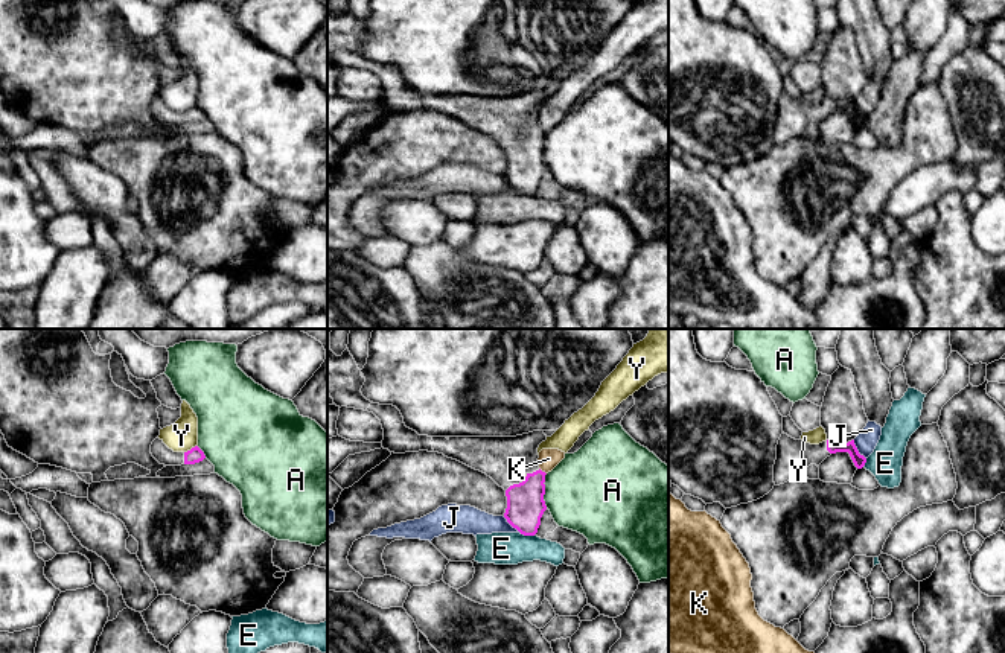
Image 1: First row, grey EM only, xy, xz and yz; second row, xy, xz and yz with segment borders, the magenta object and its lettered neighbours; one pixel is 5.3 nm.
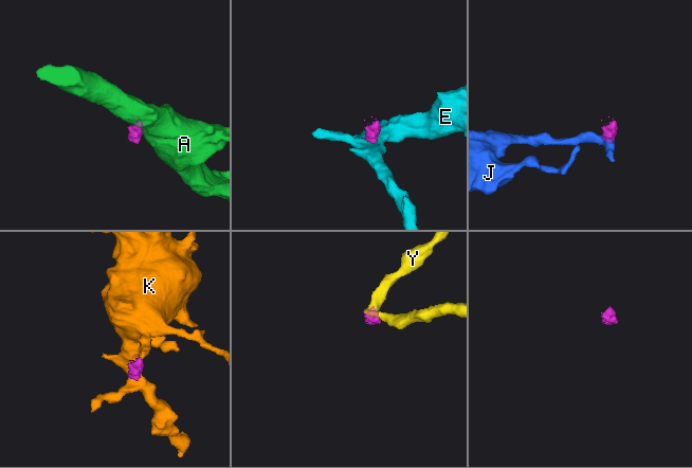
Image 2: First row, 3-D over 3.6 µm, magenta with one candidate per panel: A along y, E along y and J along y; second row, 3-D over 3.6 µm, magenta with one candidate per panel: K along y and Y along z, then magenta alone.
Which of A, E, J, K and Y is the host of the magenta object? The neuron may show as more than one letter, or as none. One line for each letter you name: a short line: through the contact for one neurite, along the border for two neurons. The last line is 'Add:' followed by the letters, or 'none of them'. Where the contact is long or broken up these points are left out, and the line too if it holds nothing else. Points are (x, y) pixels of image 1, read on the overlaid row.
Add: none of them

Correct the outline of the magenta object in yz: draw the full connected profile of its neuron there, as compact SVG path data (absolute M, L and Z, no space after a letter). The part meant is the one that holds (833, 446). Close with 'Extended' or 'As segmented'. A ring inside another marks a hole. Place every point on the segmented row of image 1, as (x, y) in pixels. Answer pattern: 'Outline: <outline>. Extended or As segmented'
Outline: M783 432L777 444L777 460L774 464L775 486L795 478L804 478L804 472L810 464L819 466L827 457L836 452L848 452L857 469L862 469L866 463L866 458L859 454L854 440L848 443L825 440L819 444L810 444Z. Extended

